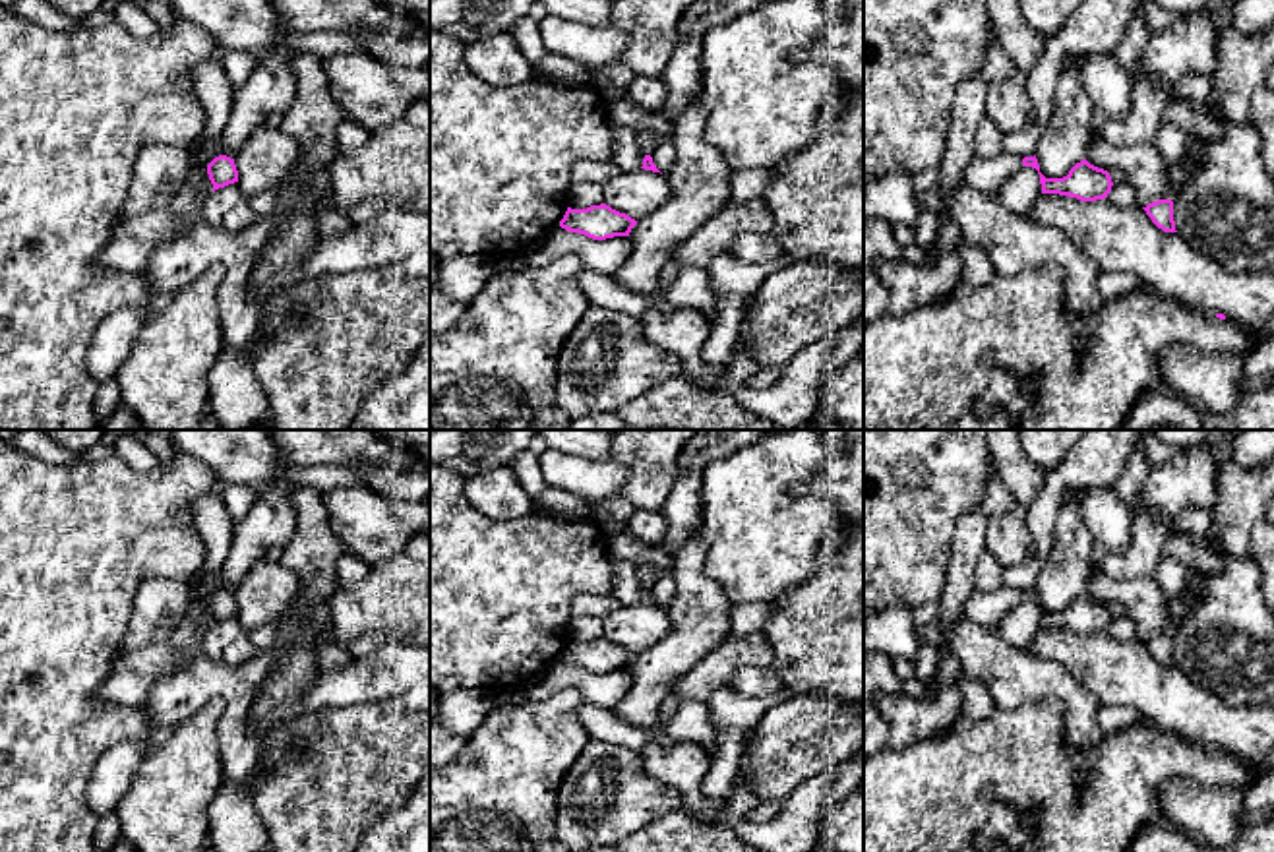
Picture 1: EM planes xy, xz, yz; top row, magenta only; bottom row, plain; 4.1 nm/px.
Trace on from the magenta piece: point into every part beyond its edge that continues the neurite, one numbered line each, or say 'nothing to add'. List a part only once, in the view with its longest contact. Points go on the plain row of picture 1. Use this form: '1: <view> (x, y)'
1: yz (988, 608)

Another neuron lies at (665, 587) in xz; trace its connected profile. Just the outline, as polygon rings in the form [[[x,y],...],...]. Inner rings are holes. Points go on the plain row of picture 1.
[[[660,571],[658,579],[652,585],[652,596],[662,608],[668,608],[676,596],[676,579],[672,571]]]

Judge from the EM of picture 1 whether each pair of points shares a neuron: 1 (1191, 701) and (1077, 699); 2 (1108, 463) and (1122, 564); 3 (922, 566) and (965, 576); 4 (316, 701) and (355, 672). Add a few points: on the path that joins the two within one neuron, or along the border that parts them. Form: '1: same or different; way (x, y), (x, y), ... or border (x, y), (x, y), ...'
1: different; border (1065, 669), (1102, 703)
2: different; border (1135, 450), (1122, 475), (1110, 486)
3: different; border (957, 527), (945, 589), (938, 601)
4: same; way (326, 694), (345, 682)

